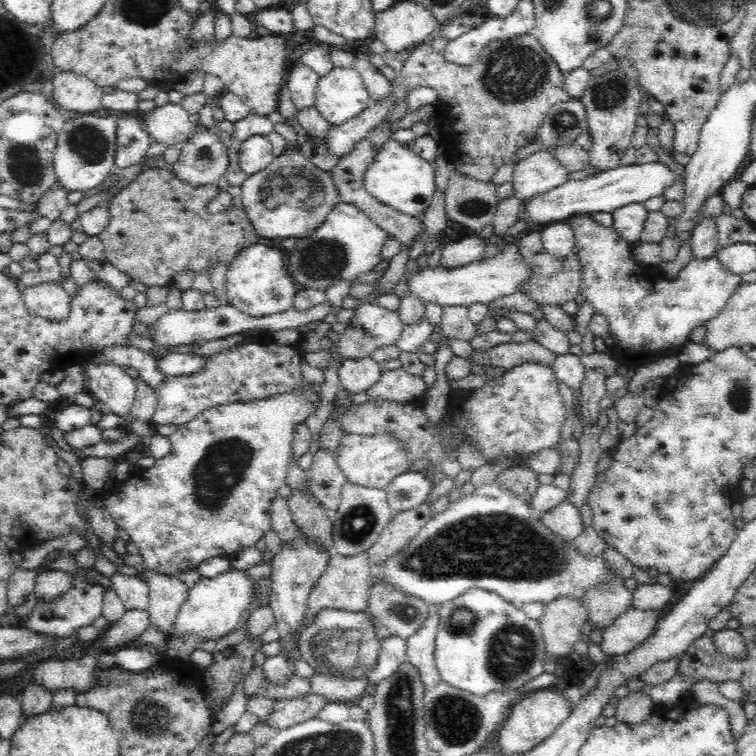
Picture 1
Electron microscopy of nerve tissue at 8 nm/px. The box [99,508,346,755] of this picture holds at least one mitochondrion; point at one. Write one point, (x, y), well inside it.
(150, 719)

